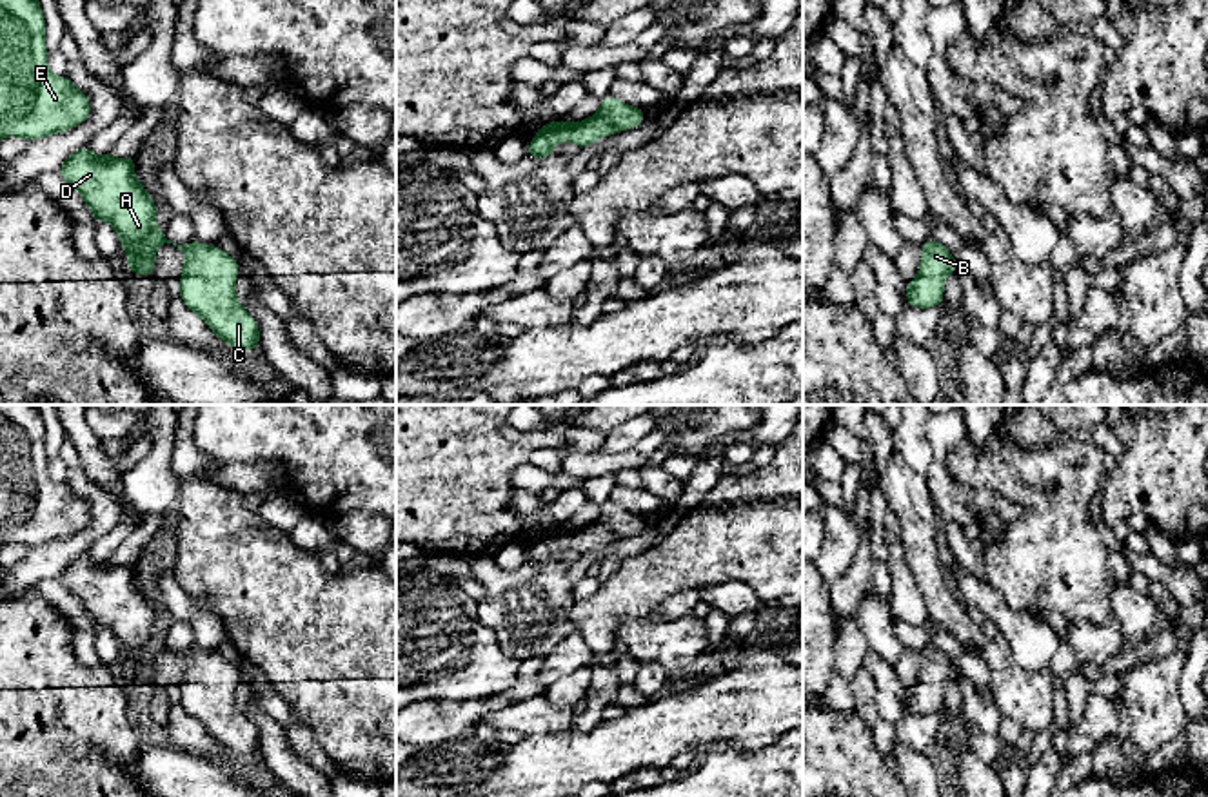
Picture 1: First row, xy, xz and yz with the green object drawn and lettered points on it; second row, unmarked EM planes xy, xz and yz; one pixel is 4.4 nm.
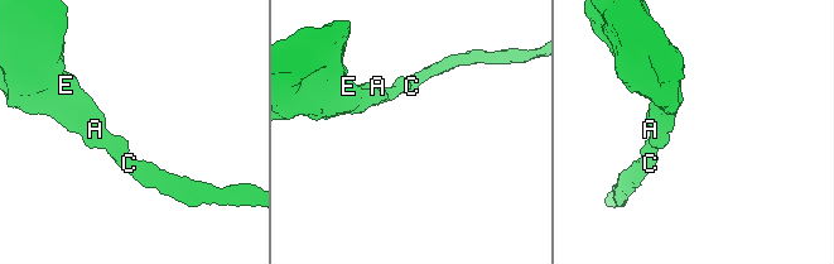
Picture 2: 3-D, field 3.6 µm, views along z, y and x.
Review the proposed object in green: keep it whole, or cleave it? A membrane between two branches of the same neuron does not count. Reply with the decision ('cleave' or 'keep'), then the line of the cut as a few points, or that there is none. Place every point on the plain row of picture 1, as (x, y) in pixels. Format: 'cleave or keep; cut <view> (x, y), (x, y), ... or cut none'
keep; cut none

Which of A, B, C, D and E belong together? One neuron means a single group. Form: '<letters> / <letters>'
A B C D E

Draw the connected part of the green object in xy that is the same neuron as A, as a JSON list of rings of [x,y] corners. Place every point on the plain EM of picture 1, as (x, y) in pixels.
[[[84,552],[58,579],[80,599],[96,628],[116,635],[129,677],[153,684],[158,652],[173,648],[156,632],[156,610],[134,583],[134,563],[98,563]]]

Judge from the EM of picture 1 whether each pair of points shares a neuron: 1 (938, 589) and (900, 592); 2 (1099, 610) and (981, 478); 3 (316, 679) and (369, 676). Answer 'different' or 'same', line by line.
1: different
2: same
3: same

